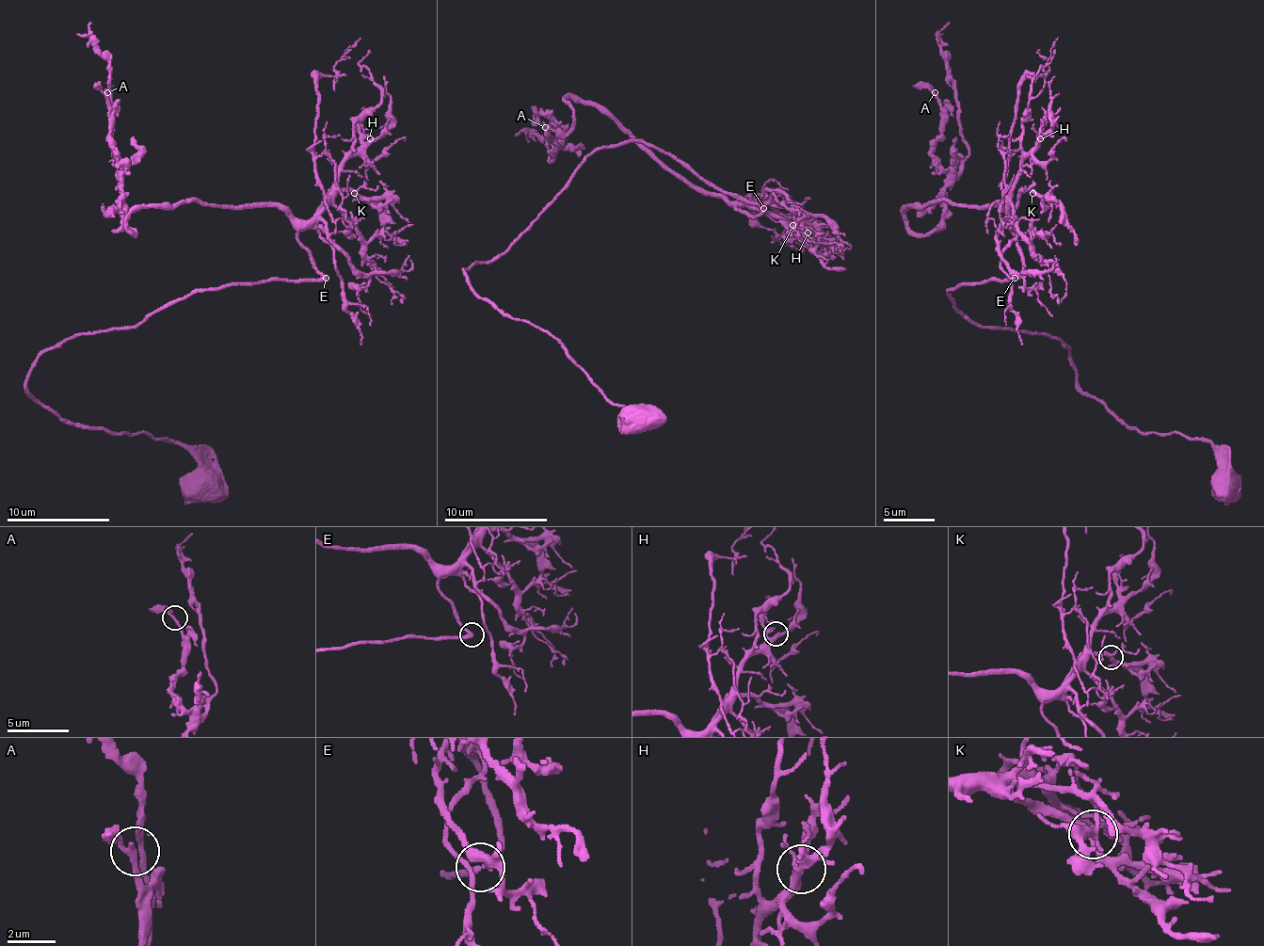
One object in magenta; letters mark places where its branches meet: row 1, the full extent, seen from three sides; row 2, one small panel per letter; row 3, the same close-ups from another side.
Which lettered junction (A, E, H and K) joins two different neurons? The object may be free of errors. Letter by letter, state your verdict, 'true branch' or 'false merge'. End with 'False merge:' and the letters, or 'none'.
A: true branch
E: true branch
H: true branch
K: true branch
False merge: none

